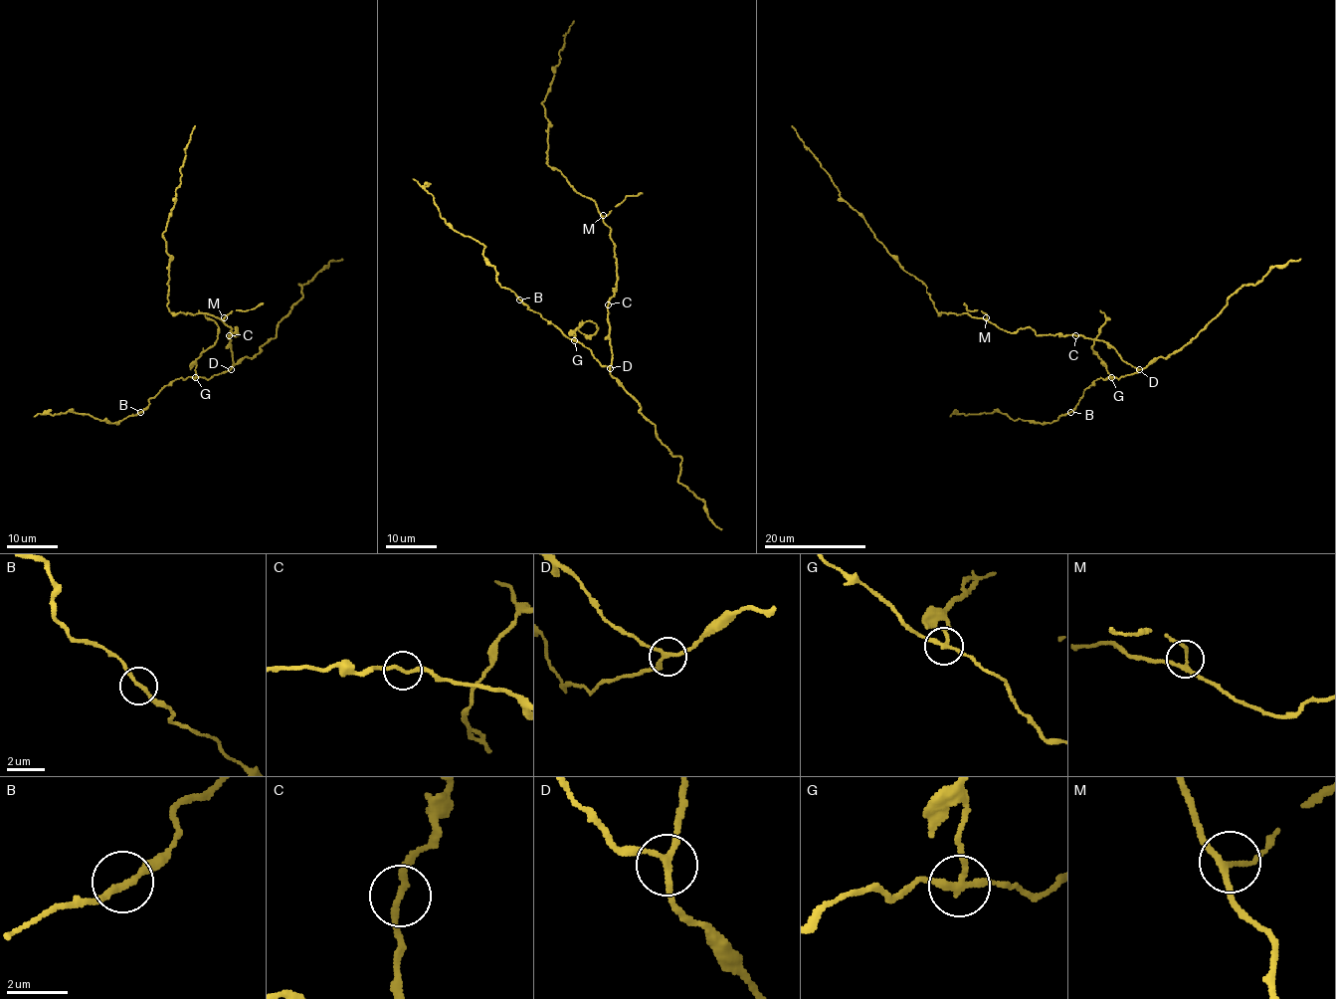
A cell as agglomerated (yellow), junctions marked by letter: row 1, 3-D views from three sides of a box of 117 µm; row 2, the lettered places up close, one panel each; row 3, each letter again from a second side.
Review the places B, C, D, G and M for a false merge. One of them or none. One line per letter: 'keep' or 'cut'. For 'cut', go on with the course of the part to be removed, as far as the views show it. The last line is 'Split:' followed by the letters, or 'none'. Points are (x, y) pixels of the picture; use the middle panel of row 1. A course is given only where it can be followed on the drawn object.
B: keep
C: keep
D: keep
G: cut; course (574, 340), (575, 331), (584, 322), (592, 321), (597, 324), (593, 335), (584, 335), (578, 328)
M: keep
Split: G

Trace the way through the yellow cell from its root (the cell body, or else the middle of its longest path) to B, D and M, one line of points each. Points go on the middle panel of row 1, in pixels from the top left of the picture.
B: (617, 284), (608, 301), (612, 352), (608, 367), (602, 365), (589, 349), (566, 337), (519, 299)
D: (617, 284), (608, 301), (612, 352), (610, 368)
M: (617, 284), (615, 246), (611, 228), (603, 221), (603, 215)

